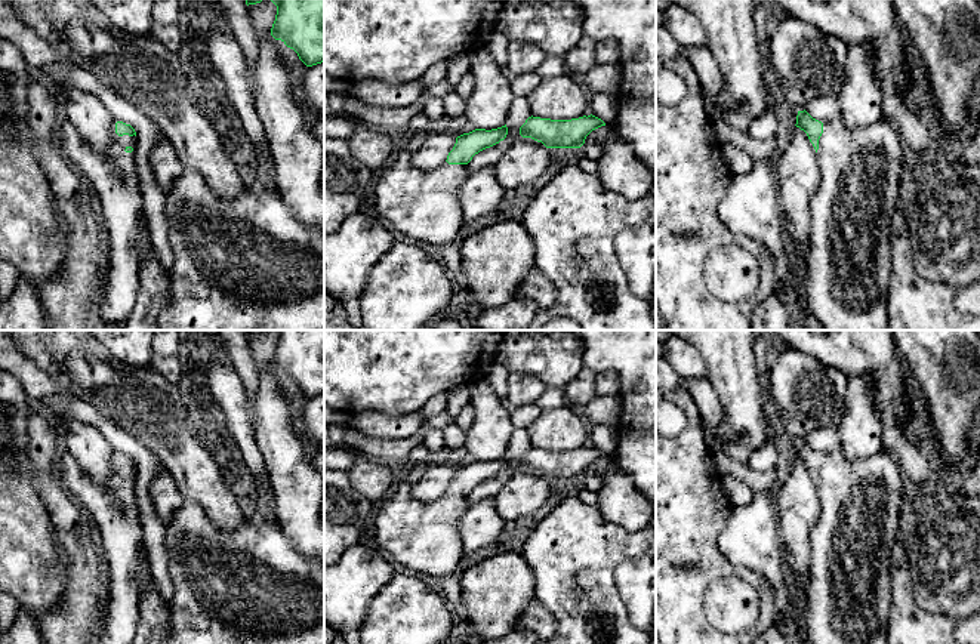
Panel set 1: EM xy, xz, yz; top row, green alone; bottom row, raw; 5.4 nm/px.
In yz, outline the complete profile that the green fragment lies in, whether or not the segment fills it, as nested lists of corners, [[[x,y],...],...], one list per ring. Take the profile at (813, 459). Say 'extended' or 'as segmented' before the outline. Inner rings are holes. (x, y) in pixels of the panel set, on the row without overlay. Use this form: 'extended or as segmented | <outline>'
extended | [[[805,441],[798,443],[795,457],[807,465],[822,503],[811,531],[807,638],[810,644],[887,644],[891,552],[903,497],[899,460],[884,450],[848,460],[839,447],[819,453]]]

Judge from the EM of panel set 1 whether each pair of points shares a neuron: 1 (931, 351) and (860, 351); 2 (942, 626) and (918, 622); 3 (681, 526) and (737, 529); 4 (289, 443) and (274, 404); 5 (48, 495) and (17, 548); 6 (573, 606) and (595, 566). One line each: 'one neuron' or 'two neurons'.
1: two neurons
2: one neuron
3: two neurons
4: one neuron
5: two neurons
6: one neuron

